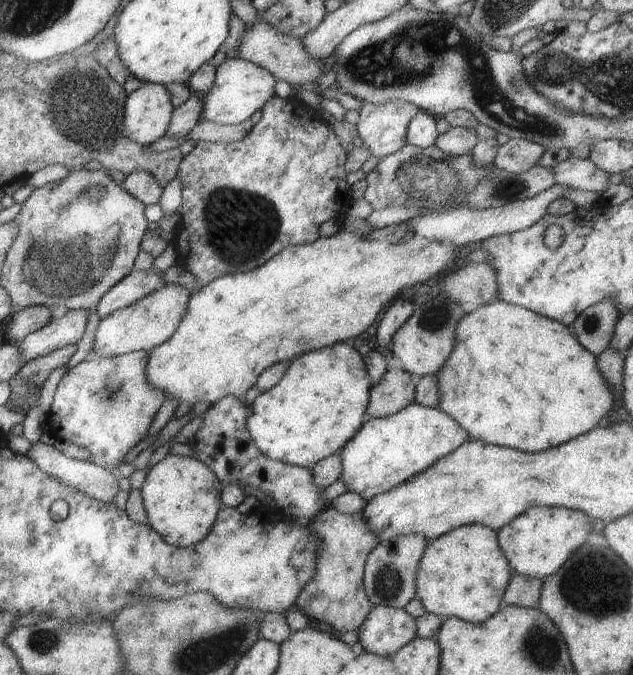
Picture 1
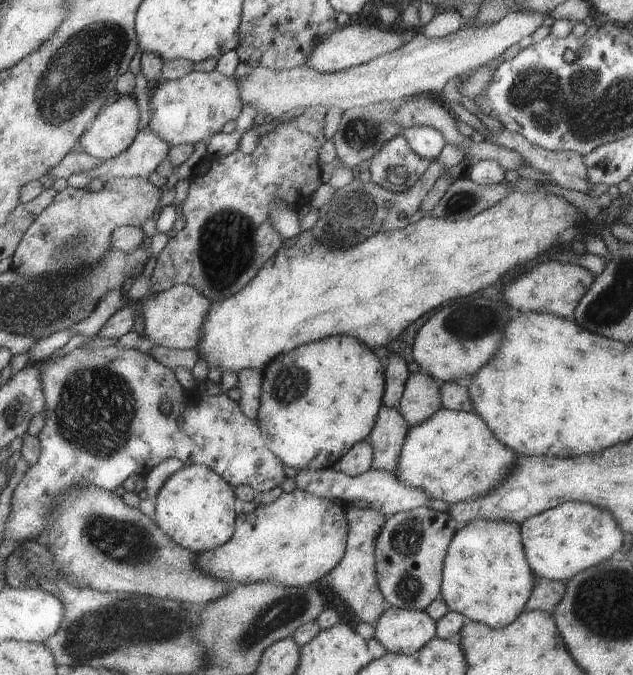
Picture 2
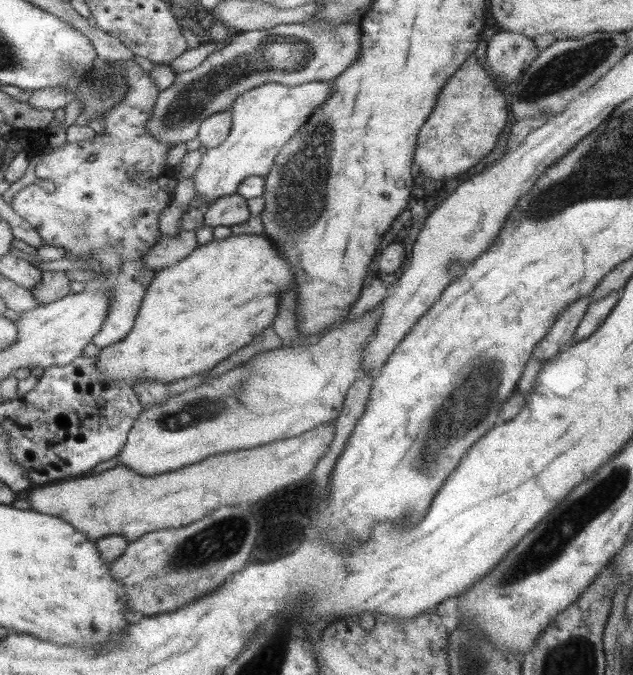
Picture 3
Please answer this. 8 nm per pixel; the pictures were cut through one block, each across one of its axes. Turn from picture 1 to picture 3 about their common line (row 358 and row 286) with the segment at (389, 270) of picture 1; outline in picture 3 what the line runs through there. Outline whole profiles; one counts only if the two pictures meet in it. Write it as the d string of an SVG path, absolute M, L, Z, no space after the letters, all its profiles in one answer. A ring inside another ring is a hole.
M234 232L229 238L220 241L212 241L204 246L198 246L184 260L180 261L176 266L160 269L153 276L152 282L148 285L144 300L140 306L140 312L136 316L136 321L132 330L119 343L112 343L105 346L97 355L96 366L99 372L108 380L123 380L126 384L132 386L141 380L158 380L160 382L174 382L181 378L190 378L198 376L207 370L213 369L219 362L224 361L233 352L249 344L251 340L260 334L264 328L271 326L274 318L278 316L280 310L280 297L285 293L294 282L292 282L292 274L290 272L291 264L281 257L280 252L276 249L276 245L268 239L266 235L252 235L248 233L236 234Z

